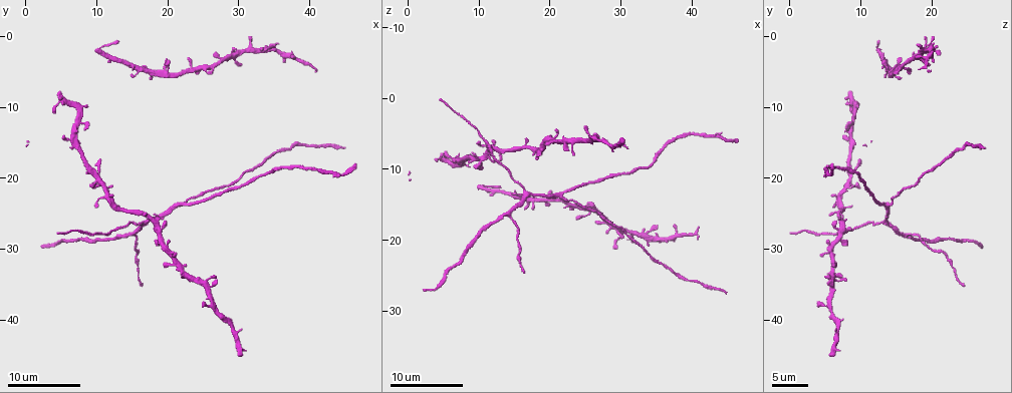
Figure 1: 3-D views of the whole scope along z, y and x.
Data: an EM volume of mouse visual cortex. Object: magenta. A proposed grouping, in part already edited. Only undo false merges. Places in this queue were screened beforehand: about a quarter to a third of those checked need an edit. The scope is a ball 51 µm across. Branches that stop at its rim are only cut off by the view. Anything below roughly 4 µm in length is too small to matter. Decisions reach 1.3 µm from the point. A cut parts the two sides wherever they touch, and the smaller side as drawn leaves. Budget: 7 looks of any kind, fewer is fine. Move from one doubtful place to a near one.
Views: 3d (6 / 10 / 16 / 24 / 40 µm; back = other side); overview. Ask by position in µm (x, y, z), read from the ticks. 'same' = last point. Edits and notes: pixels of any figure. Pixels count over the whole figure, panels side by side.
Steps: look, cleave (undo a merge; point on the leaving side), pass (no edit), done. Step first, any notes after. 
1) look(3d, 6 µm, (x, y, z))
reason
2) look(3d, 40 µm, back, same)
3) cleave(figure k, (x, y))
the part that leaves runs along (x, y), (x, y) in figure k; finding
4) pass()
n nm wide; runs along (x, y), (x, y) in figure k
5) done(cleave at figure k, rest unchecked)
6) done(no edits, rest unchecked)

look(3d, 10 µm, (17.0, 26.0, 13.5))
a fork

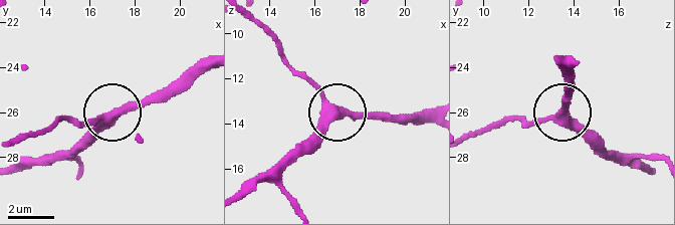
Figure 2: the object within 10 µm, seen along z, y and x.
look(3d, 6 µm, (17.0, 26.0, 13.5))

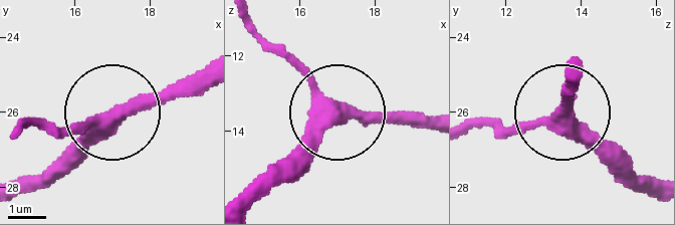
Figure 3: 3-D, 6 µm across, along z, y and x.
pass()
360 nm wide; all the same neuron

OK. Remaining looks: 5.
look(3d, 16 µm, (14.0, 28.0, 16.5))
three-way junction

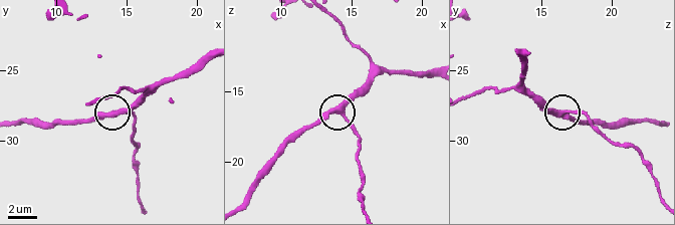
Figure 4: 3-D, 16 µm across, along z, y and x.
pass()
330 nm wide; continuous, no second neuron

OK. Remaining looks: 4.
look(3d, 16 µm, (21.5, 23.5, 13.5))

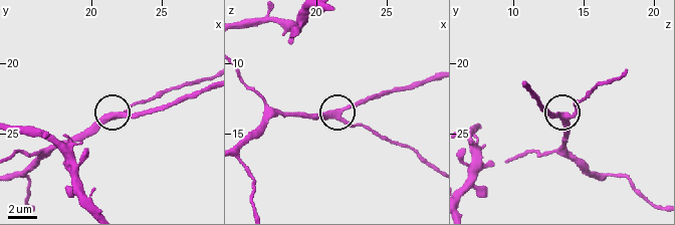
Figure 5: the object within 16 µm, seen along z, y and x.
look(3d, 6 µm, (21.6, 23.6, 13.6))

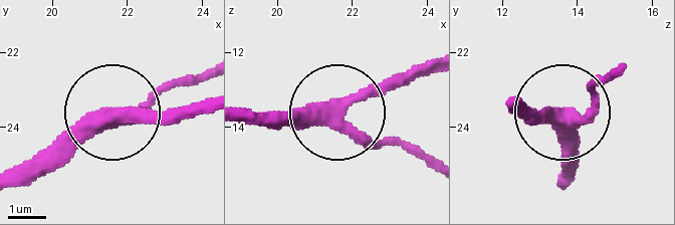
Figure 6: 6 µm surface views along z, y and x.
pass()
one neuron here

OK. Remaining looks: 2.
done(no edits, rest unchecked)

